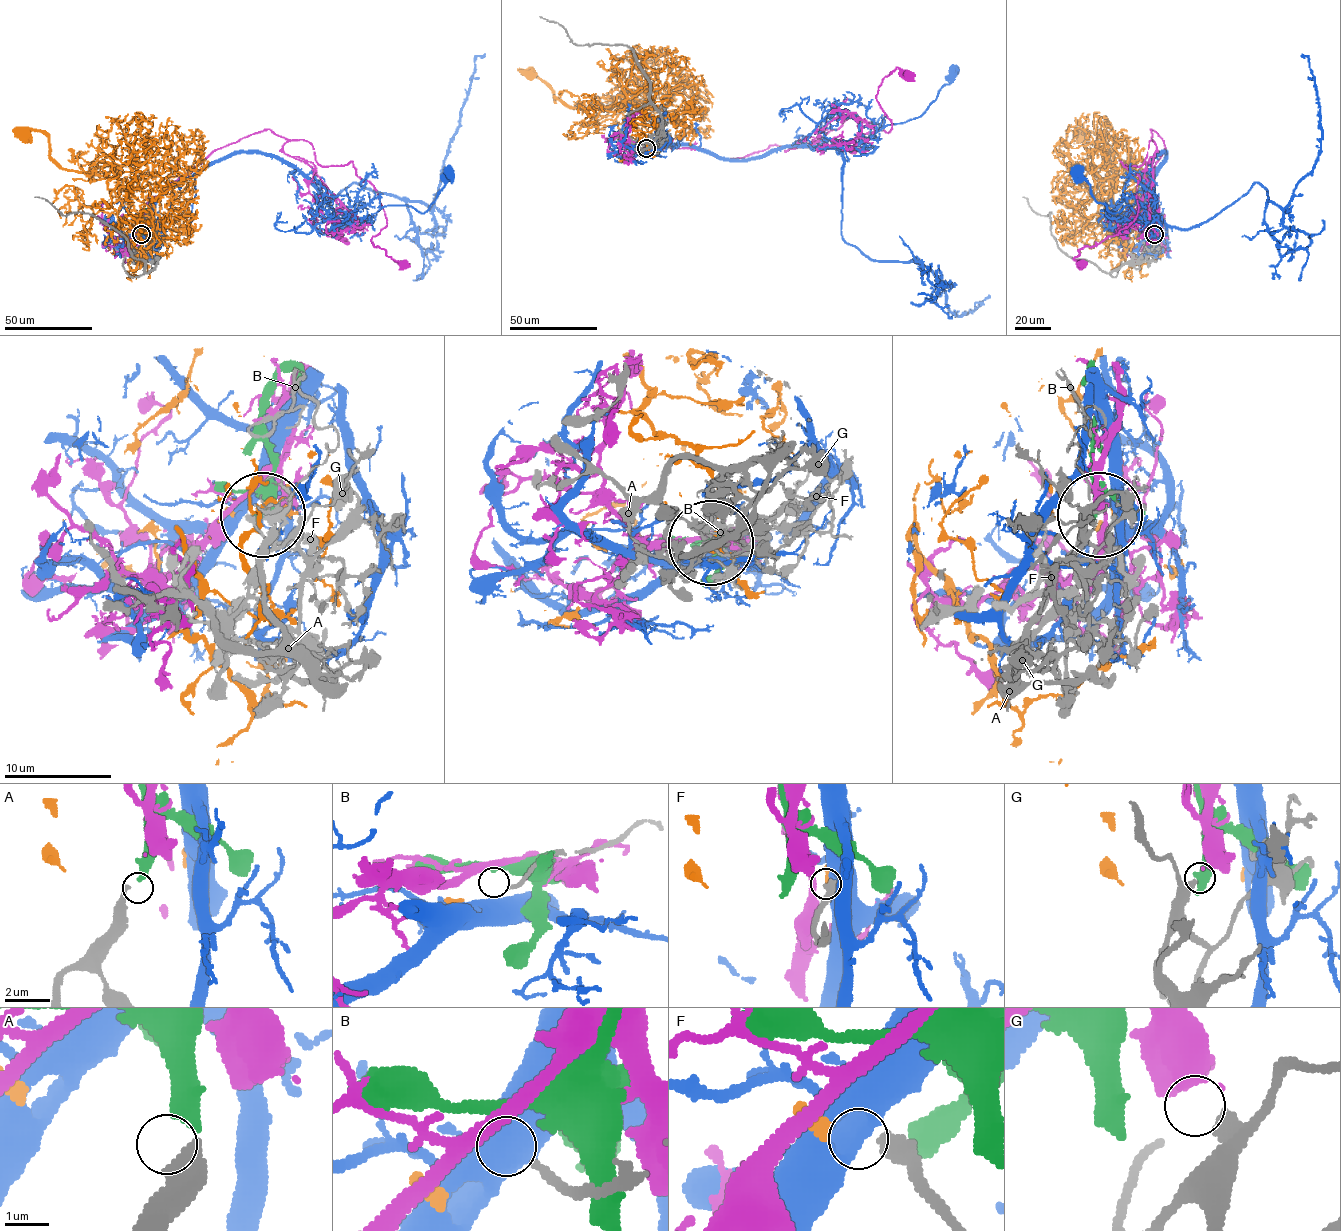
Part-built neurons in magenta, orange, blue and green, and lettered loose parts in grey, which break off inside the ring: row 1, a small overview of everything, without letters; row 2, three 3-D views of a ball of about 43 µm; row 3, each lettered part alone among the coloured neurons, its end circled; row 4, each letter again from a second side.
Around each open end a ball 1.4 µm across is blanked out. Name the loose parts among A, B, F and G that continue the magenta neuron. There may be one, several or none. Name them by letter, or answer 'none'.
G

